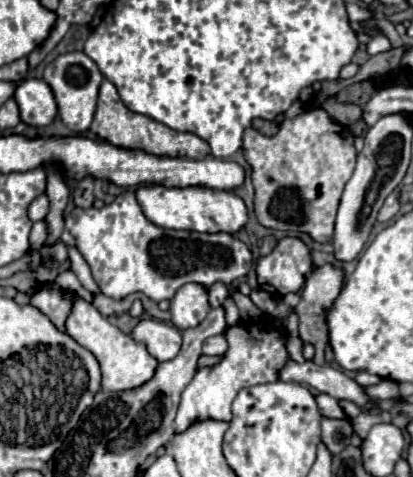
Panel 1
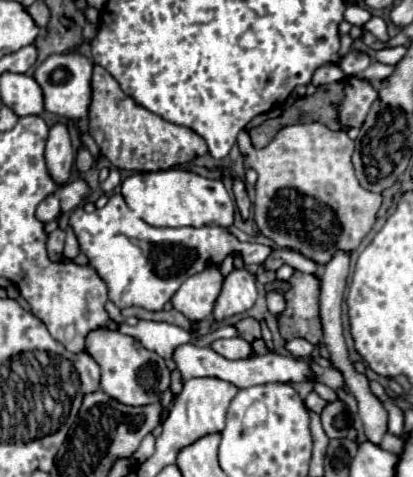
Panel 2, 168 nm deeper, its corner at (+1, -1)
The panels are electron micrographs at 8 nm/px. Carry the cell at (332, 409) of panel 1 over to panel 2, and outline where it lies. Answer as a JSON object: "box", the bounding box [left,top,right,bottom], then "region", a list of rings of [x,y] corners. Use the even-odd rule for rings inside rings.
{"box":[305,391,327,413],"region":[[[311,391],[311,393],[307,395],[307,399],[305,399],[305,405],[307,405],[313,413],[321,413],[323,407],[327,405],[327,401],[323,401],[315,391]]]}

